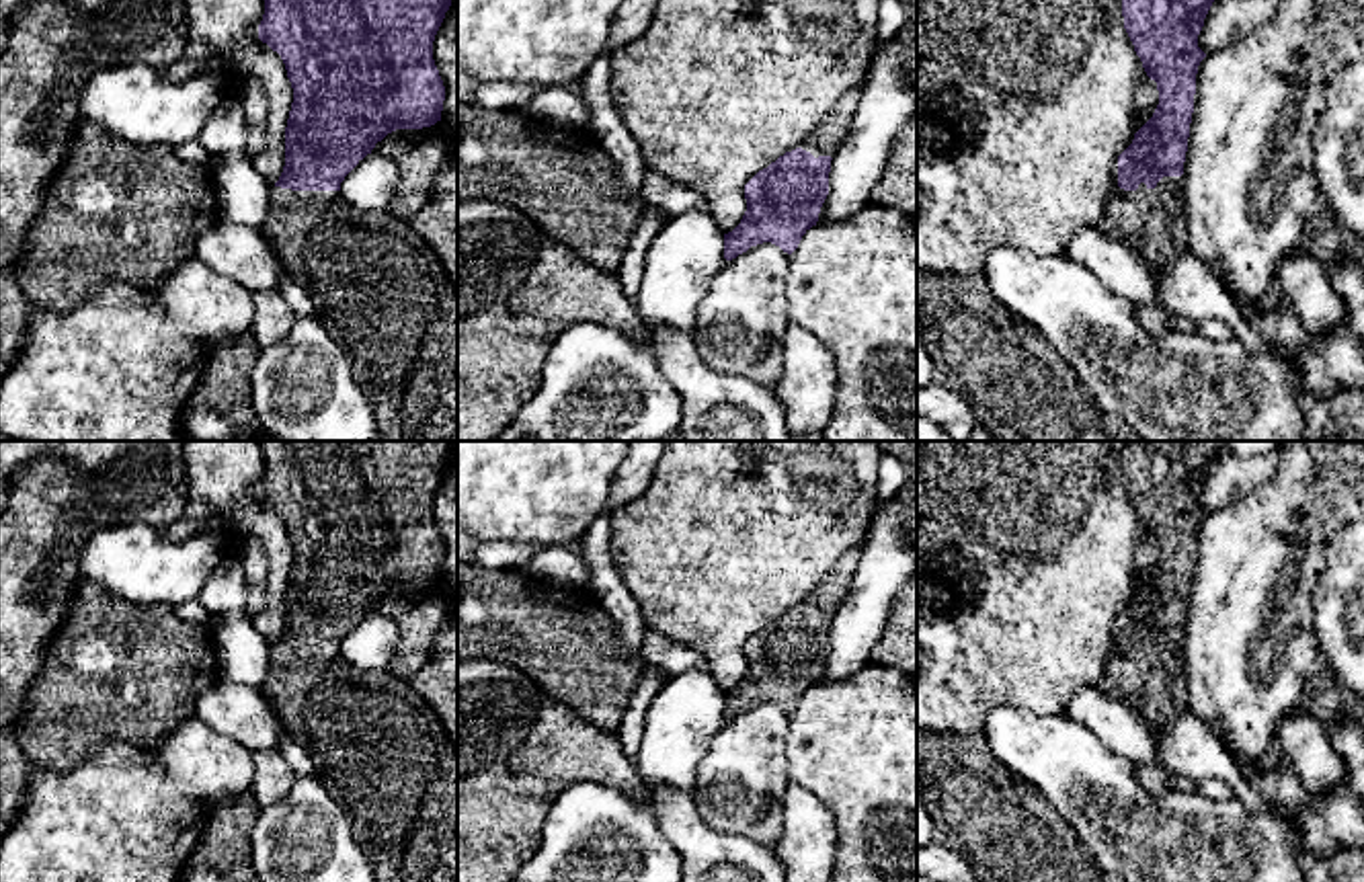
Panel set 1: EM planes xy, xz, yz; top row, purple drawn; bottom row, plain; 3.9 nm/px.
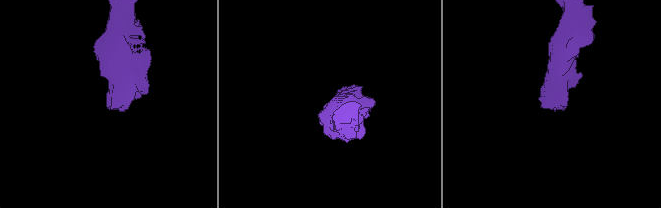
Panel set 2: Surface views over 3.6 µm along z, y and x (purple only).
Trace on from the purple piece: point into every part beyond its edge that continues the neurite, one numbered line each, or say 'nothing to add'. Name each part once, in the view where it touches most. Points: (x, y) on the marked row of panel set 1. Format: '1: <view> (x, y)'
1: yz (1149, 220)

